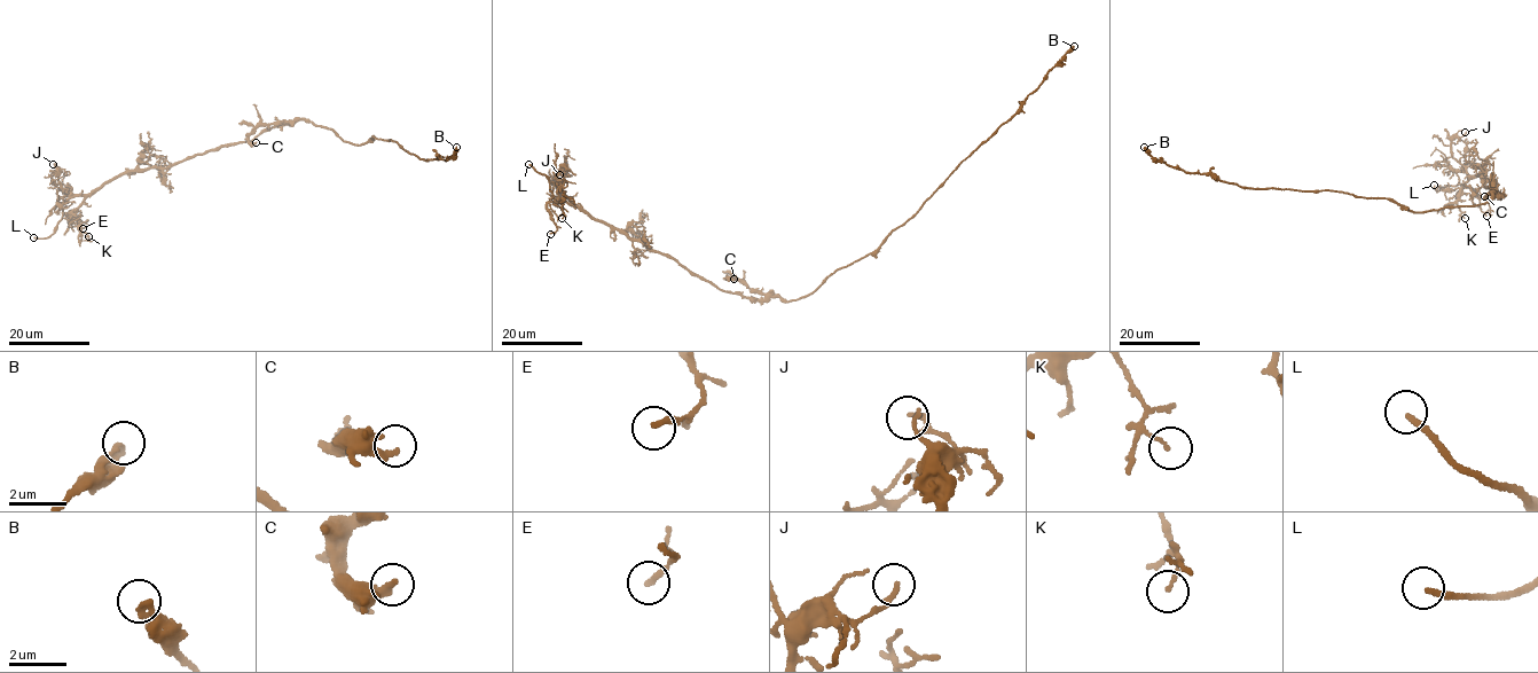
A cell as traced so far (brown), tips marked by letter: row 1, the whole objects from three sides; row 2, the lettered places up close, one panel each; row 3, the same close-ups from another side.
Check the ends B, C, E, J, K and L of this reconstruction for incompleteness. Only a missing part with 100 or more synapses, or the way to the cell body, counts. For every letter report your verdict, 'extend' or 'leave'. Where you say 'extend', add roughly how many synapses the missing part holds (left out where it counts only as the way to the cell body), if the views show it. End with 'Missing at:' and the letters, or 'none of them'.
B: leave
C: leave
E: leave
J: leave
K: leave
L: extend
Missing at: L

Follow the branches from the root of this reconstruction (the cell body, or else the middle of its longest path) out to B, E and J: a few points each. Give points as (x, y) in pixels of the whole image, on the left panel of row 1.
B: (332, 130), (354, 145), (374, 137), (390, 139), (425, 162), (439, 156), (446, 159), (453, 156), (456, 147)
E: (332, 130), (296, 118), (248, 141), (224, 145), (166, 166), (127, 170), (65, 213), (87, 224), (83, 228)
J: (332, 130), (296, 118), (166, 166), (127, 170), (71, 195), (53, 164)

